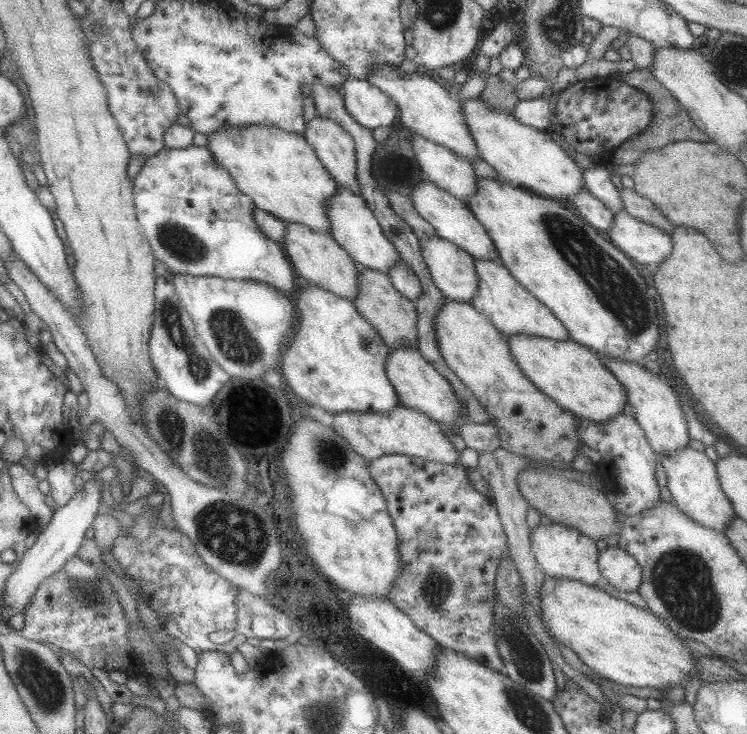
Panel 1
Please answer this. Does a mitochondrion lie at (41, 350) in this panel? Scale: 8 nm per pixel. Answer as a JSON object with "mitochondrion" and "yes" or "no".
{"mitochondrion":"no"}

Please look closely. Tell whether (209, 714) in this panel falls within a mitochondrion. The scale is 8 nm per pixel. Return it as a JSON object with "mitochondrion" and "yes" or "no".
{"mitochondrion":"no"}

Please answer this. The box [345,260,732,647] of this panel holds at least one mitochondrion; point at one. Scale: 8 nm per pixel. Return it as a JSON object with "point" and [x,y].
{"point":[682,581]}

